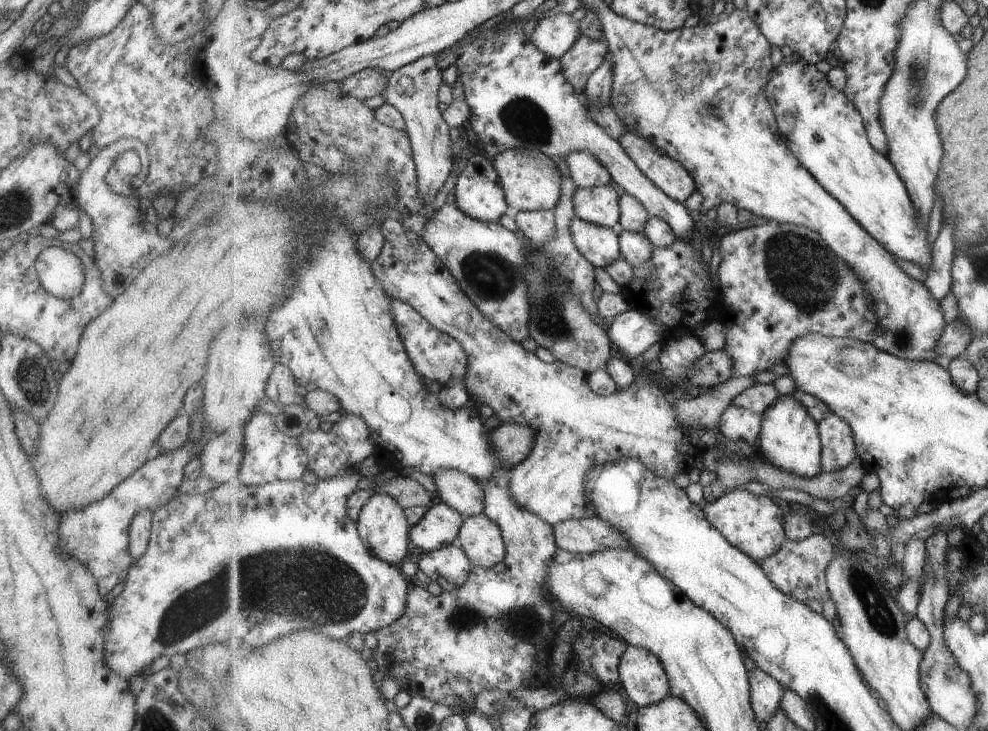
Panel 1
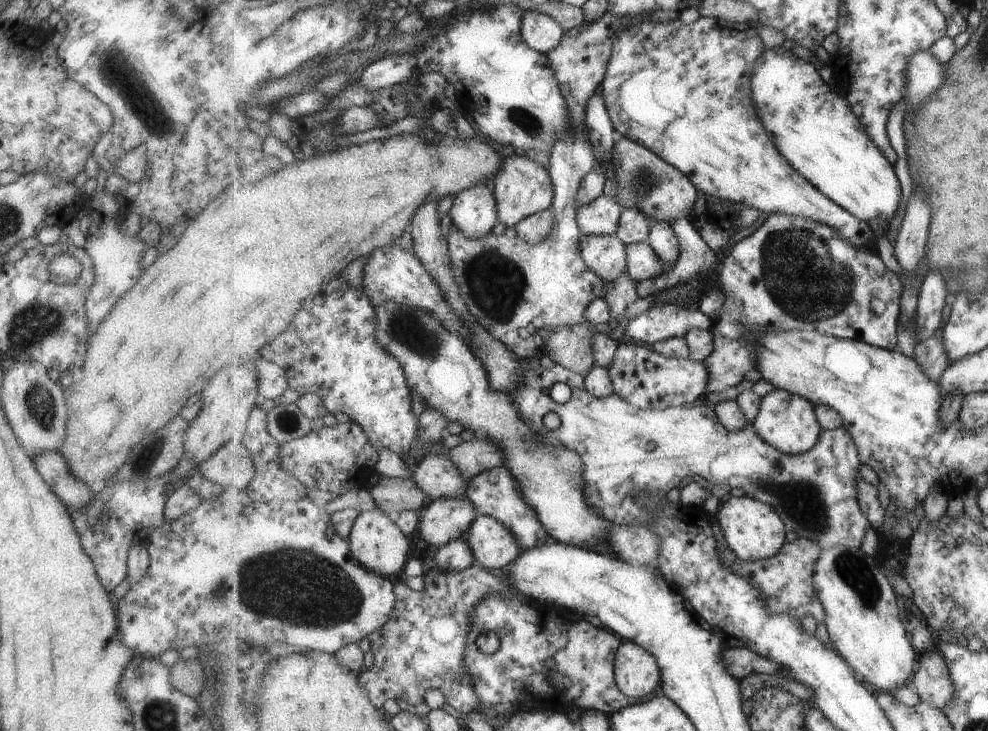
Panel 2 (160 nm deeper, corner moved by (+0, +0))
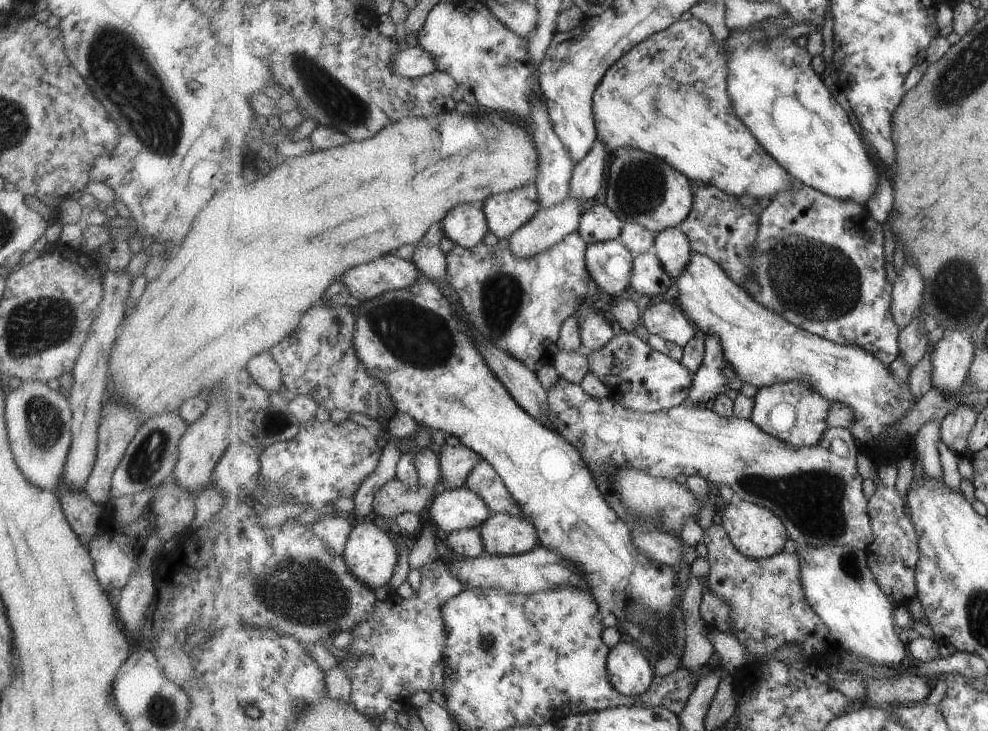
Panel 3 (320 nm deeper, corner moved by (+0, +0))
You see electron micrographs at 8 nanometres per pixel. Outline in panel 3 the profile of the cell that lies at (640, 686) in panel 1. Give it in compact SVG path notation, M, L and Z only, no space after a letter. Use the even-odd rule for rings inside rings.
M626 640L619 641L608 658L611 682L621 694L641 698L653 685L655 672L647 654Z

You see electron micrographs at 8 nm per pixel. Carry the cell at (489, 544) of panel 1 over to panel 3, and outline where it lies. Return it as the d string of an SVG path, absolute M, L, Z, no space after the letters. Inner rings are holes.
M493 513L481 524L481 538L485 554L491 556L512 556L530 552L540 544L535 524L523 516L507 513Z

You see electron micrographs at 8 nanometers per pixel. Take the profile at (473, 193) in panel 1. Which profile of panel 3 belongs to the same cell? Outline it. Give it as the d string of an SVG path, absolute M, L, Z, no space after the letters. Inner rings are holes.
M463 202L453 206L442 223L446 236L469 249L482 244L483 238L490 232L484 204L479 203Z

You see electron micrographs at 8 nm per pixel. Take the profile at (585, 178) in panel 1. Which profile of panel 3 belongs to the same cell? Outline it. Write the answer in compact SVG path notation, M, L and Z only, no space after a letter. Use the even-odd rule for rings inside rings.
M567 196L556 206L541 208L527 224L513 234L508 248L521 258L533 258L549 250L569 234L578 231L583 204L587 206L583 200Z

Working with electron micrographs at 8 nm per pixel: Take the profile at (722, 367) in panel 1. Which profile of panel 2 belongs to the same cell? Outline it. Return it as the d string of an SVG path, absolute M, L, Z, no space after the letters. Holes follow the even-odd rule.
M627 342L619 345L617 358L610 370L615 393L627 402L635 404L641 409L665 409L683 404L691 404L699 398L705 397L705 390L709 384L709 368L701 360L690 358L665 358L654 349L649 350L637 343Z

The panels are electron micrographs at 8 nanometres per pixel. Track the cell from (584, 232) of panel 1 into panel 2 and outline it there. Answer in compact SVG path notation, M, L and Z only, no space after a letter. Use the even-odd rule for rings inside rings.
M585 234L581 252L586 265L609 283L628 272L627 247L617 234Z

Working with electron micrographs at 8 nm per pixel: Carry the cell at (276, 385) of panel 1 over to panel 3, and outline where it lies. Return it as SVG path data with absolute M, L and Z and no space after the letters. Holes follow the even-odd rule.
M269 350L253 358L247 364L246 370L249 370L252 378L261 388L271 392L271 394L279 392L279 388L281 390L281 385L284 384L282 369L273 360L273 354Z

